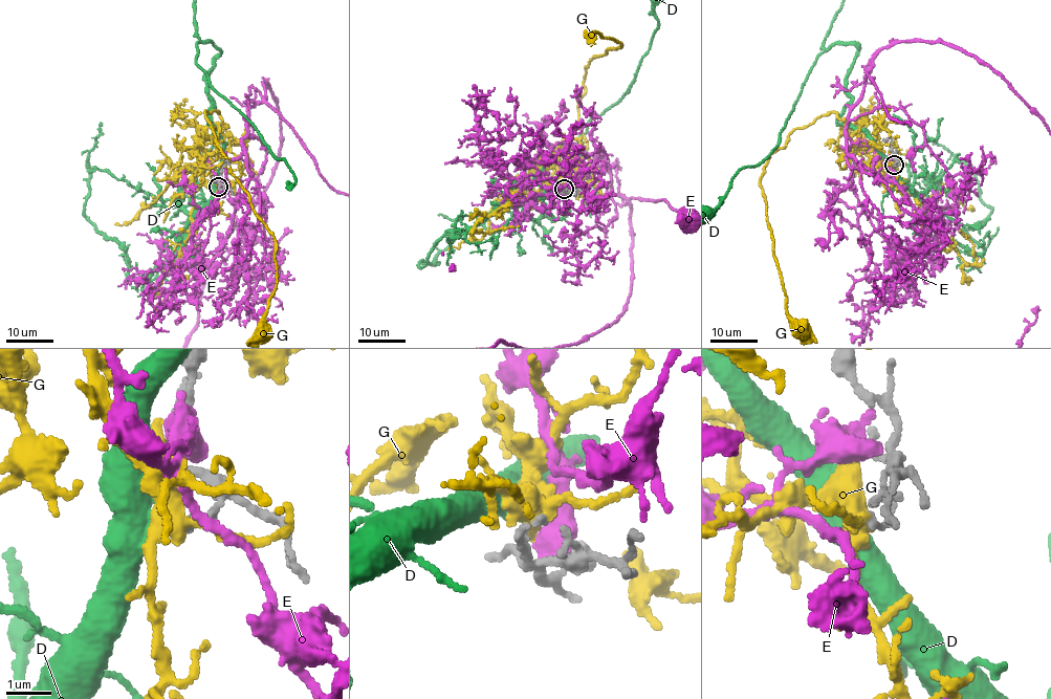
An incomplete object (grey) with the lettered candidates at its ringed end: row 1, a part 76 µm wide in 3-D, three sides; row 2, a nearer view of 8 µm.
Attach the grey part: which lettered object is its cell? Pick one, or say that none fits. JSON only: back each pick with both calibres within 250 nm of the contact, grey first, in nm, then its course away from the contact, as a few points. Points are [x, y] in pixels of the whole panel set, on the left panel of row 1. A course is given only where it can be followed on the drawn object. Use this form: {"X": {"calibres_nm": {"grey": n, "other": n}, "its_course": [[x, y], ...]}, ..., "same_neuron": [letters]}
{"D": {"calibres_nm": {"grey": 90, "other": 360}}, "same_neuron": ["D"]}

